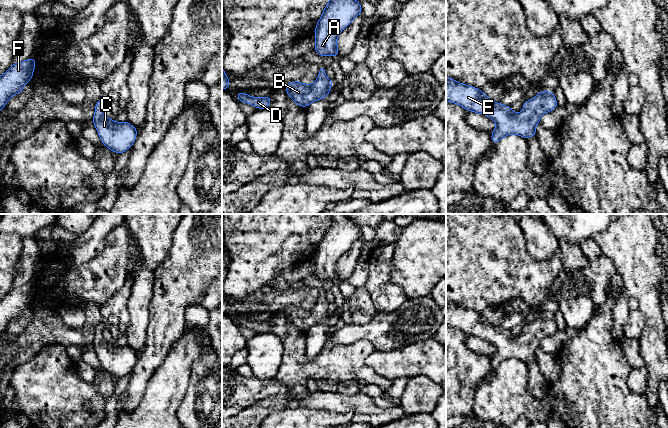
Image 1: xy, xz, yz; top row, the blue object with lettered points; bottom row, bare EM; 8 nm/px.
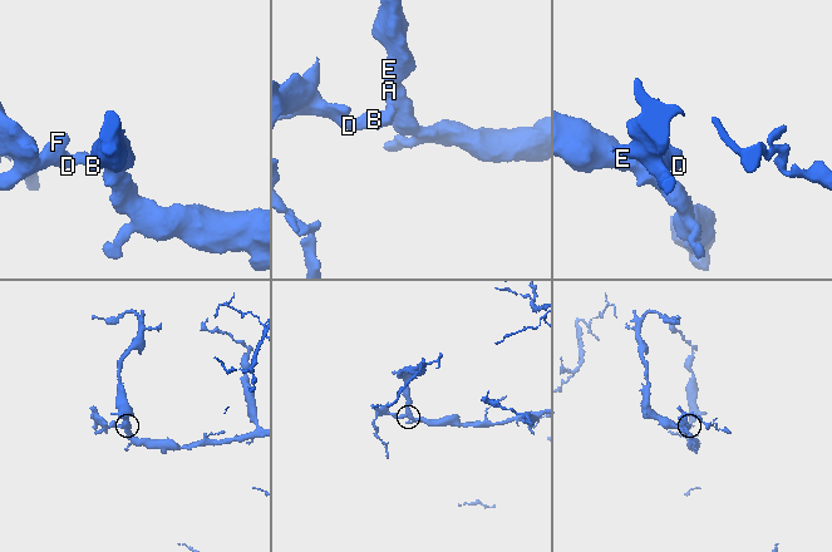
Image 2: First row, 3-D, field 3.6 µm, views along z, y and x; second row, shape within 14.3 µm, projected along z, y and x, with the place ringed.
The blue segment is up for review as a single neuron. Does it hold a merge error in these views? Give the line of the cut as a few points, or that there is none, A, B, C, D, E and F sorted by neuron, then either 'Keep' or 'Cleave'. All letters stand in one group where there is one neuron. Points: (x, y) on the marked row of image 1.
No split. Groups: A B C D E F. Keep

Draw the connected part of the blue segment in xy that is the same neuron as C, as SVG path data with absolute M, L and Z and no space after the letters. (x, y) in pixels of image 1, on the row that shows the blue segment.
M106 97L101 98L95 104L93 125L96 128L102 144L110 151L118 155L133 146L137 137L137 128L130 122L115 122L103 114L102 108L107 103Z

